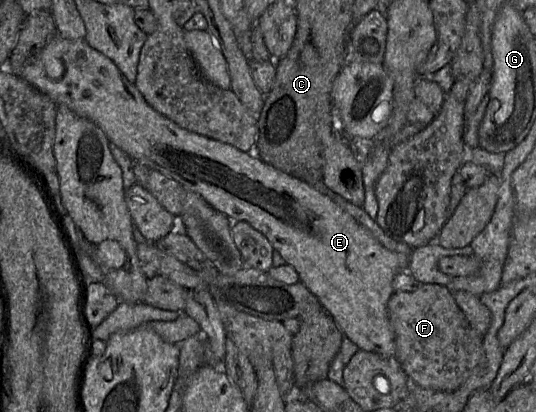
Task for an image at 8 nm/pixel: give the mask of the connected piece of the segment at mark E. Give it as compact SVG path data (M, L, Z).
M55 35L40 51L35 60L26 66L21 75L30 85L46 94L57 105L64 105L79 117L85 118L96 124L107 136L110 142L122 149L133 161L142 163L147 167L157 170L166 177L180 183L186 191L193 191L199 194L211 207L226 215L232 221L246 221L256 230L260 231L270 241L274 249L284 258L286 264L291 265L298 273L301 283L303 283L319 300L324 309L333 317L336 324L342 331L343 337L349 338L359 350L376 352L384 356L395 356L395 335L391 327L387 302L394 293L392 286L395 276L407 271L410 256L393 252L382 246L379 241L351 215L341 209L327 195L324 195L306 181L299 179L291 174L262 161L254 153L247 153L238 148L189 131L177 125L175 122L165 117L153 109L144 99L134 83L131 83L117 68L117 66L101 52L92 48L84 39L66 39Z

